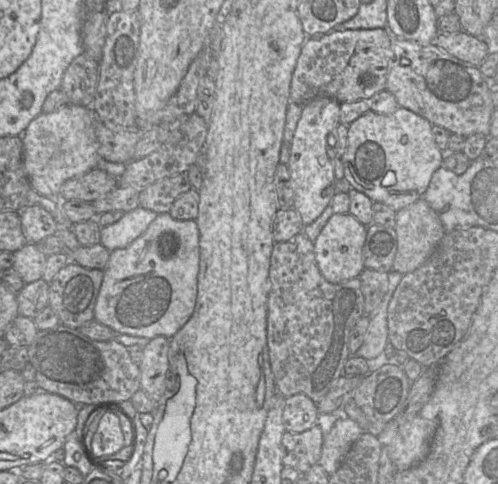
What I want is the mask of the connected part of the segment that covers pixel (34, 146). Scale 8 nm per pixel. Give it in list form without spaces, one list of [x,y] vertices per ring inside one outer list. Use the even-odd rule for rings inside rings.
[[[74,104],[51,113],[40,113],[22,136],[24,170],[32,188],[47,198],[58,198],[61,186],[69,179],[97,168],[101,157],[95,134],[96,116],[91,107]]]

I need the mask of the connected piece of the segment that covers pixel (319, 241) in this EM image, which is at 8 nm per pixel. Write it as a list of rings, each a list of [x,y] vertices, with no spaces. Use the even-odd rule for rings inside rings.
[[[349,212],[334,214],[316,240],[314,249],[317,265],[324,278],[334,284],[355,279],[364,271],[363,247],[367,236],[368,227],[358,221]]]

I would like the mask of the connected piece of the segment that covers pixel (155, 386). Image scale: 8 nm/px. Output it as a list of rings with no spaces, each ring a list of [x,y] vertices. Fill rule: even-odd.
[[[157,336],[143,348],[143,357],[138,364],[141,390],[159,400],[166,390],[166,375],[172,371],[168,360],[170,340]]]

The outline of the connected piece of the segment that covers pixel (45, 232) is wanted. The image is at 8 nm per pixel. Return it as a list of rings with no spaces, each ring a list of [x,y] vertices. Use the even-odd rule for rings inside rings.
[[[34,205],[16,212],[19,213],[22,232],[28,244],[37,244],[61,228],[54,217],[41,206]]]

